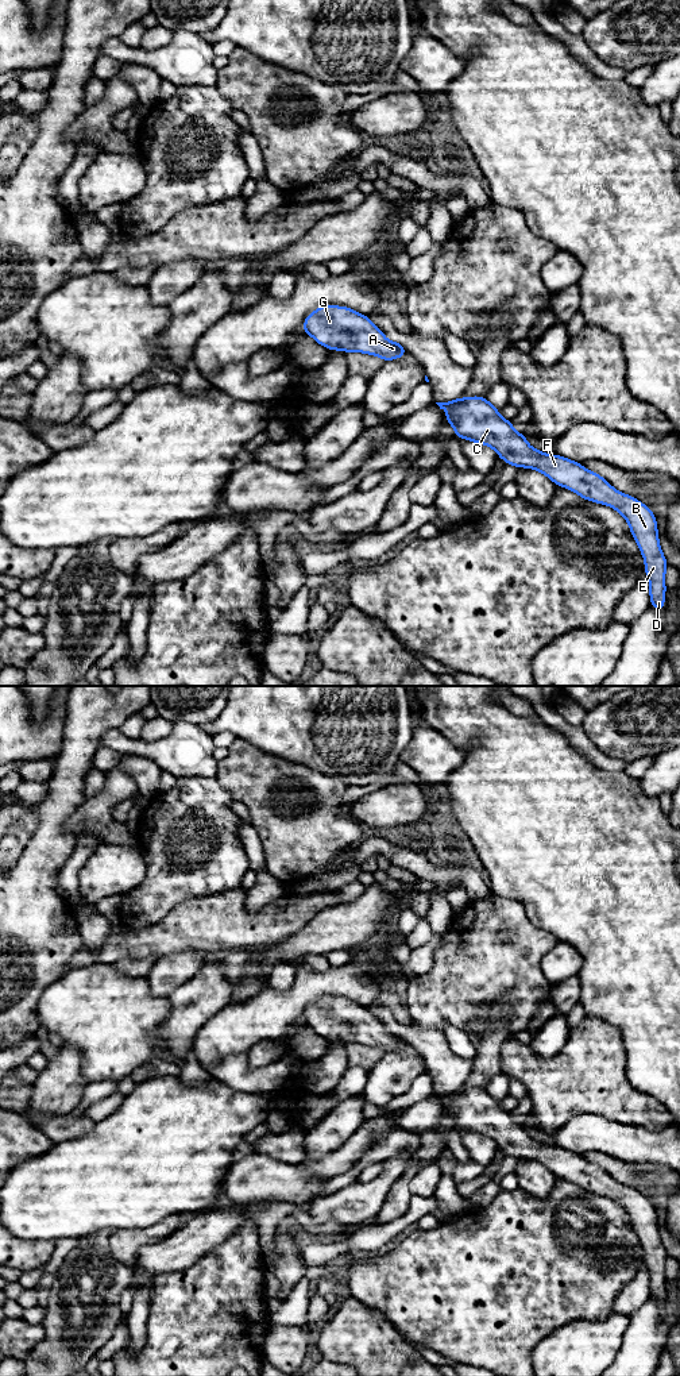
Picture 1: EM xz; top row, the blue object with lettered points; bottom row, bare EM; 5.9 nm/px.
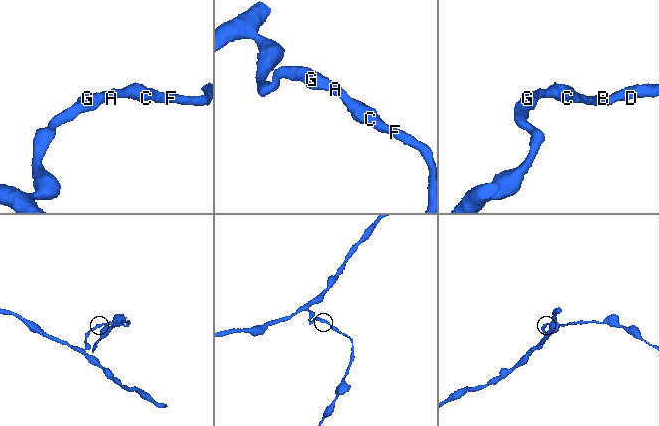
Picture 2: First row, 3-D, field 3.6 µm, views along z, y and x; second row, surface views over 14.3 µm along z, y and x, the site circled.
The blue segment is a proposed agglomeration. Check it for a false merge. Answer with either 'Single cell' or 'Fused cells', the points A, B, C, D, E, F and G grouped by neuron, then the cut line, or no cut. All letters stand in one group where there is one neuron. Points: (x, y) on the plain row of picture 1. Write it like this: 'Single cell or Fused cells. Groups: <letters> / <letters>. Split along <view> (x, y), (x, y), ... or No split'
Single cell. Groups: A B C D E F G. No split

